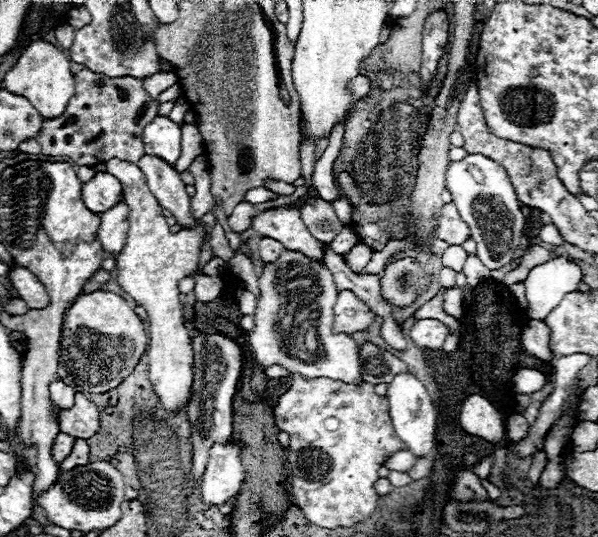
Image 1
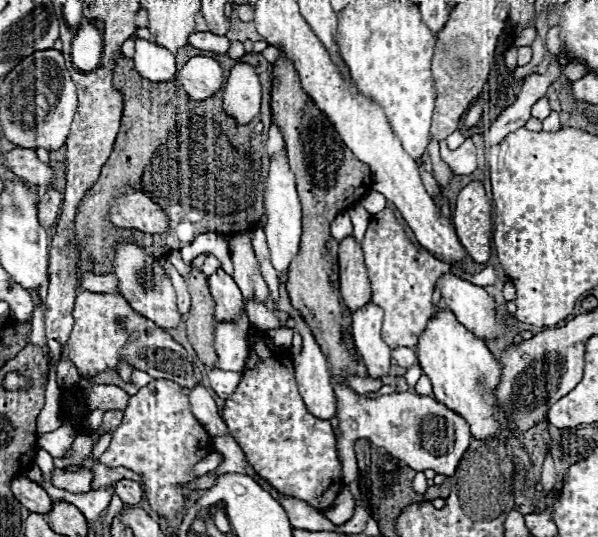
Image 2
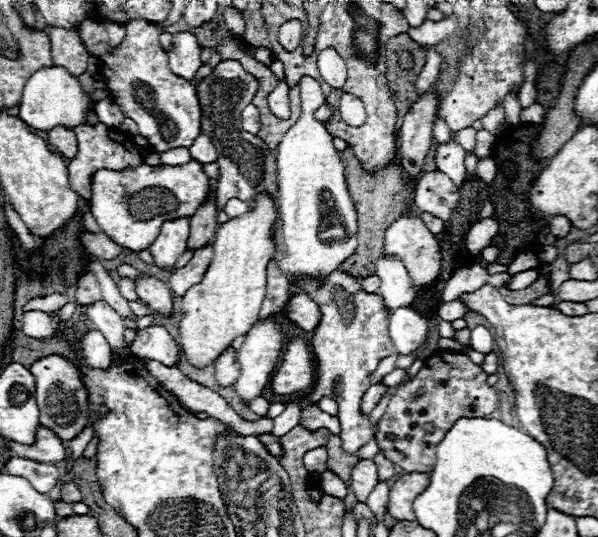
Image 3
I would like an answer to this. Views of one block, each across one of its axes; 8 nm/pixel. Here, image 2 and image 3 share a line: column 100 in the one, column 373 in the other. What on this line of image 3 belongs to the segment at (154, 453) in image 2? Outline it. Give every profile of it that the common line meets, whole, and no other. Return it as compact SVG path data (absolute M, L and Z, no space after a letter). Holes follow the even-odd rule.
M382 452L370 458L378 468L378 480L390 480L394 476L394 462L390 462Z

